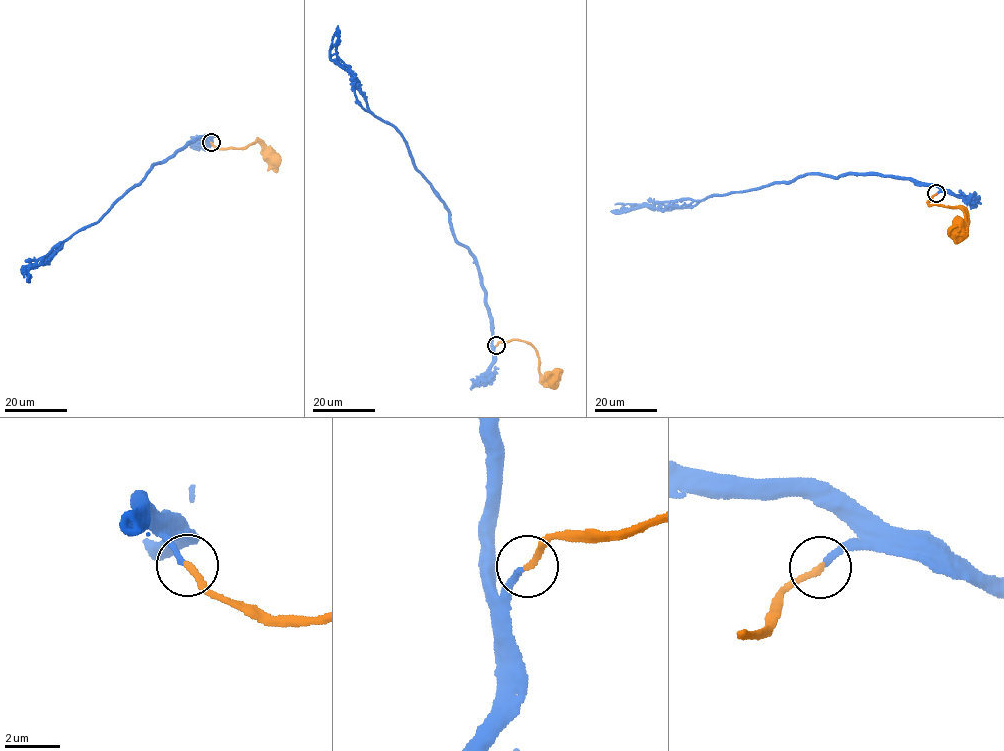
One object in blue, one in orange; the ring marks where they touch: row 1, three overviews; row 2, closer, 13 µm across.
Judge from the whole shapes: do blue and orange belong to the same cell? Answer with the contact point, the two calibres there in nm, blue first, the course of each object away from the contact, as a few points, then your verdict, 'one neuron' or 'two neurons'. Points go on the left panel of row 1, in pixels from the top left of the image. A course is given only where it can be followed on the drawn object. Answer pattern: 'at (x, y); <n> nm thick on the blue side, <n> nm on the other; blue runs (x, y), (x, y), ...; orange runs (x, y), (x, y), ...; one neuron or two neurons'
at (211, 142); 220 nm thick on the blue side, 260 nm on the other; blue runs (210, 142), (206, 135), (196, 138), (153, 166), (100, 220), (63, 242), (47, 263), (23, 268), (25, 274); orange runs (211, 143), (220, 149), (243, 147), (259, 139), (269, 156); one neuron

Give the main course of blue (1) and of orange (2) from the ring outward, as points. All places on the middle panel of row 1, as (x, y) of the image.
1: (495, 346), (475, 255), (456, 240), (449, 209), (402, 135), (330, 59), (336, 28)
2: (496, 345), (520, 340), (529, 343), (539, 358), (539, 372), (547, 383), (550, 378)

